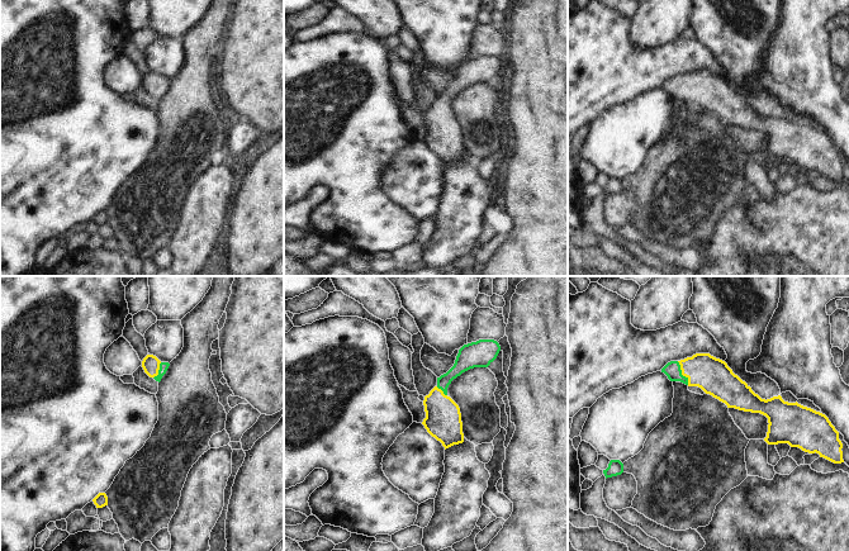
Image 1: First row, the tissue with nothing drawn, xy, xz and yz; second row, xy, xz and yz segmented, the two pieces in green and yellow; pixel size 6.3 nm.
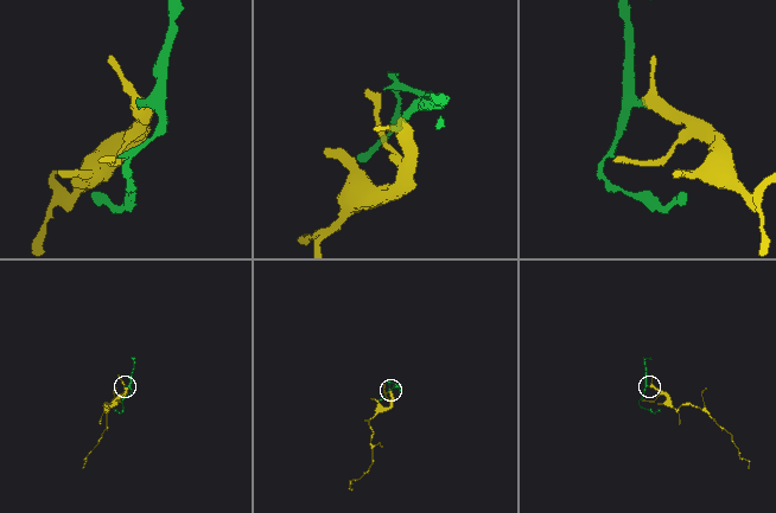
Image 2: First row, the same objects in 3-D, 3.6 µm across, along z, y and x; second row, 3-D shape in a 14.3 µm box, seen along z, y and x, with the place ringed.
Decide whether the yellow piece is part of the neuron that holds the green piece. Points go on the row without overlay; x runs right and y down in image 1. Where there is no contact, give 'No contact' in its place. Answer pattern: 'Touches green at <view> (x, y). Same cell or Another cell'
Touches green at yz (681, 89). Same cell.

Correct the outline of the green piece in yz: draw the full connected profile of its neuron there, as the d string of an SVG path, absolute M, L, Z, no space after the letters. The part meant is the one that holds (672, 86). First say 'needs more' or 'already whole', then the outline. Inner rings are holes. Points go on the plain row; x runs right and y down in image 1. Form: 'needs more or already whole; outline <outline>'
needs more; outline M696 70L680 77L670 77L663 85L670 98L698 103L727 124L760 129L768 134L768 161L788 160L808 170L819 170L834 180L841 180L843 160L829 134L811 124L788 119L781 111L762 115L727 80L710 70Z

